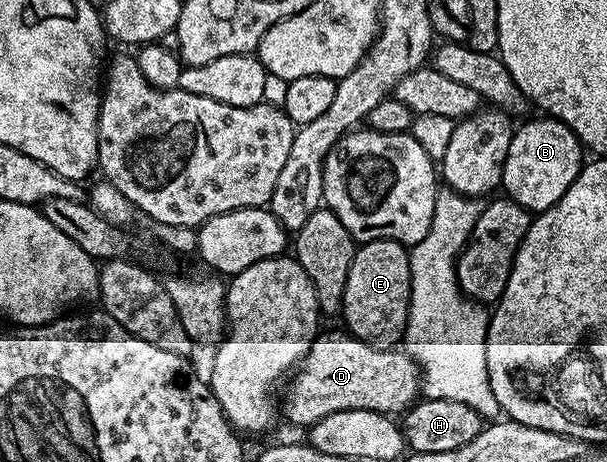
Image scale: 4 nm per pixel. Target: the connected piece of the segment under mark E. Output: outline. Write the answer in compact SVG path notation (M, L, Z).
M366 241L356 246L340 311L340 316L345 317L344 328L352 336L378 347L389 347L402 340L409 323L409 254L410 250L397 241Z

